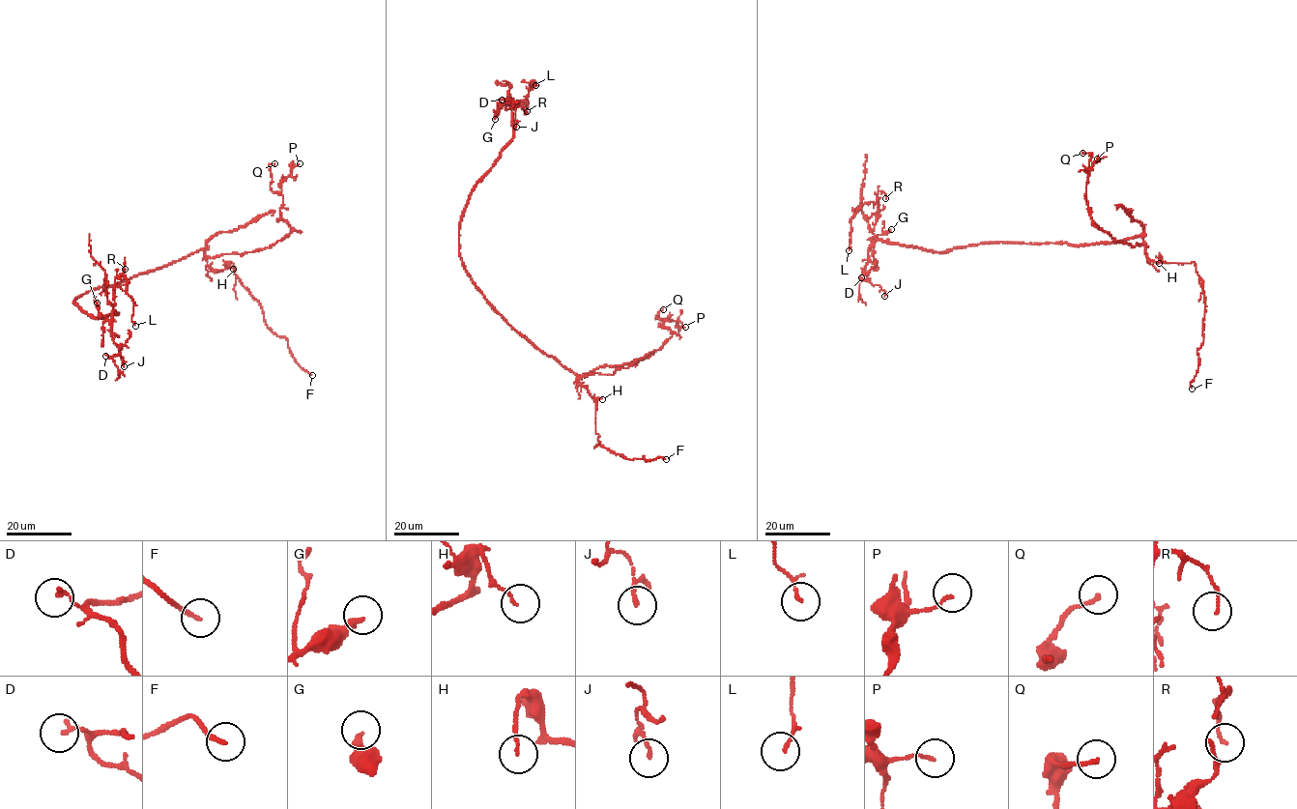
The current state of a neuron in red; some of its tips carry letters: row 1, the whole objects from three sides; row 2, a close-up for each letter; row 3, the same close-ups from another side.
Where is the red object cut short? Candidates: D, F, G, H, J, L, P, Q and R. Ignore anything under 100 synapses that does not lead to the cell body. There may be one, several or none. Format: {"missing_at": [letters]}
{"missing_at": ["F"]}

